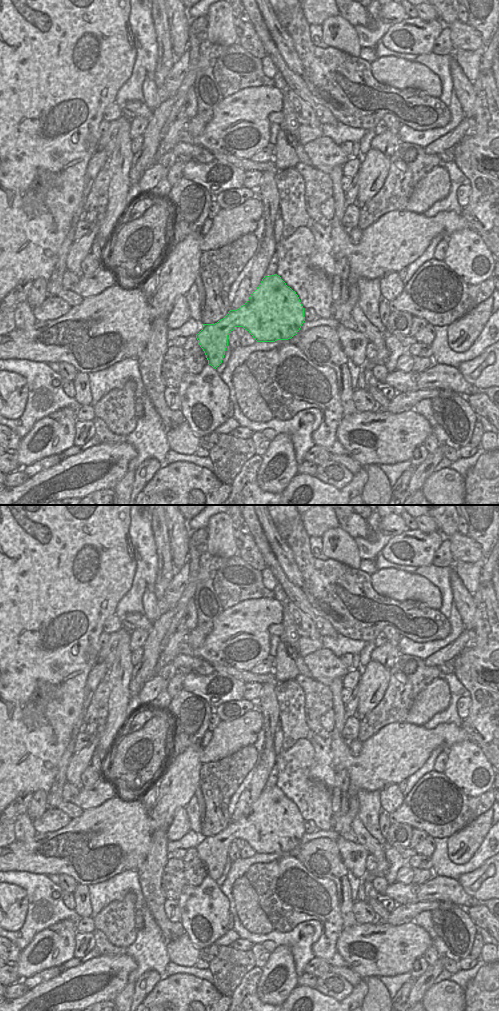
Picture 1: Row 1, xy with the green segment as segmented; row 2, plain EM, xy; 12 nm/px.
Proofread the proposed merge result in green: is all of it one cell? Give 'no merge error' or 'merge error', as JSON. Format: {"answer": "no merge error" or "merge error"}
{"answer": "merge error"}

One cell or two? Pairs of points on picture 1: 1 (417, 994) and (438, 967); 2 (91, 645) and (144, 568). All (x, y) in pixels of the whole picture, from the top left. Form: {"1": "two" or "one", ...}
{"1": "one", "2": "two"}

